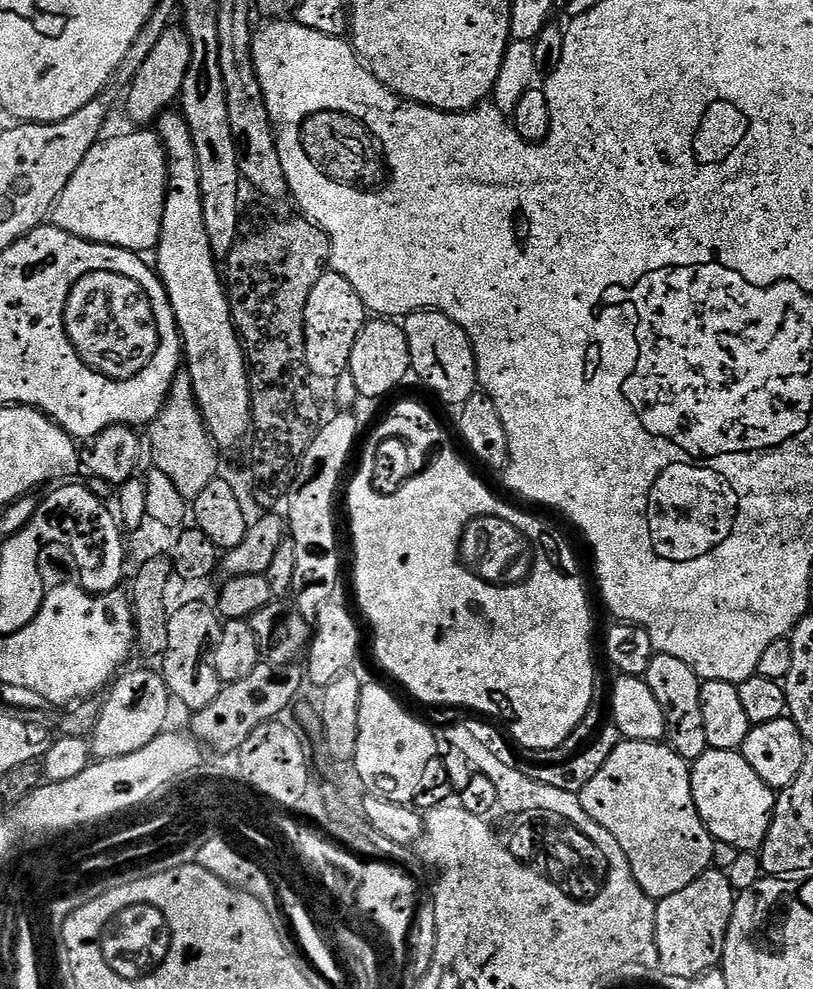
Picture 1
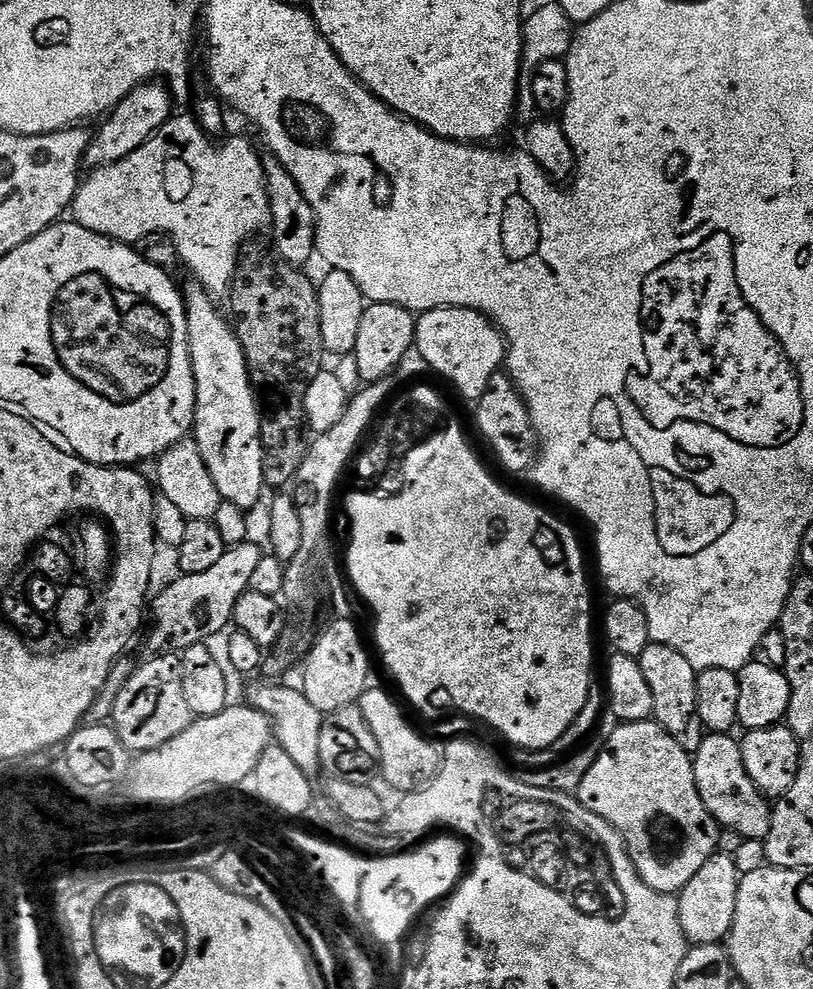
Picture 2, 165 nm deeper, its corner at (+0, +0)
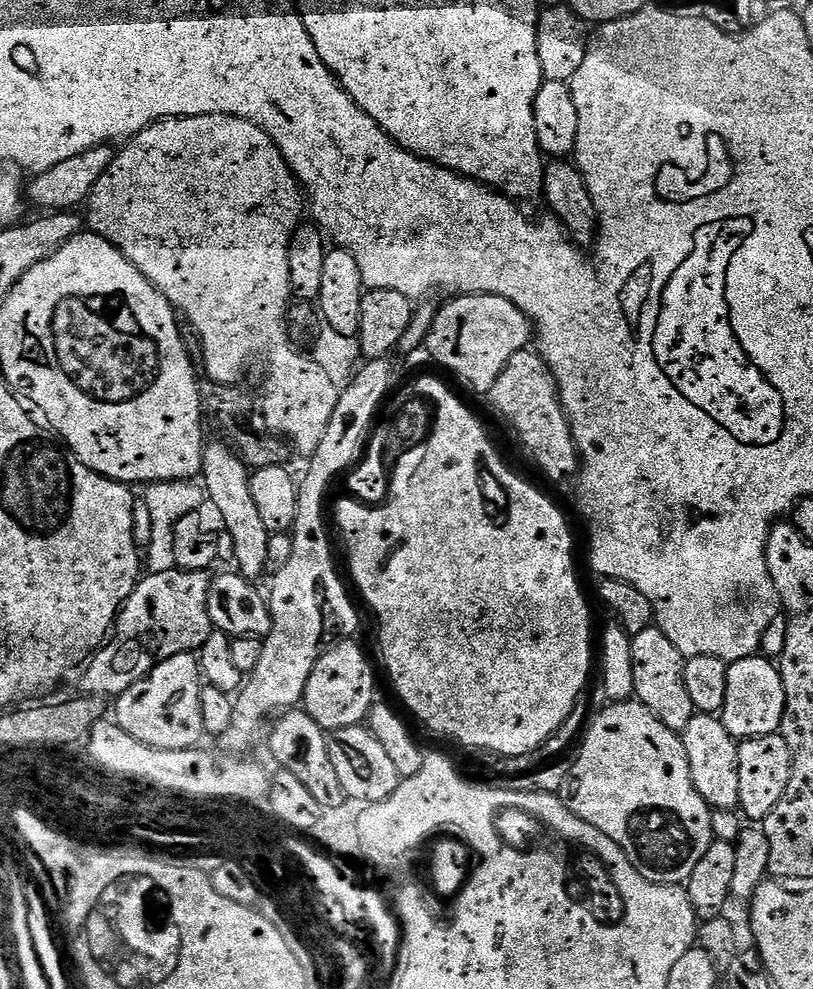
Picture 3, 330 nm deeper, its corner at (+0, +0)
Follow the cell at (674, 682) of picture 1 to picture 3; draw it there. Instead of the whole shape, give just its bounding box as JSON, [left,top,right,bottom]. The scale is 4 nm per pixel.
[632,626,698,734]

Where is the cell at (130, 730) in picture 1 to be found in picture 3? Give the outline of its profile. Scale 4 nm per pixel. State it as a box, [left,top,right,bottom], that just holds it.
[115,652,205,751]

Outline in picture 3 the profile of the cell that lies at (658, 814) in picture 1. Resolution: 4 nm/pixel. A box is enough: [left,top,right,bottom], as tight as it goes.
[566,699,714,884]

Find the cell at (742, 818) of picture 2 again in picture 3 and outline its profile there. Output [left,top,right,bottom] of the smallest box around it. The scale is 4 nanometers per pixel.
[682,714,740,810]

